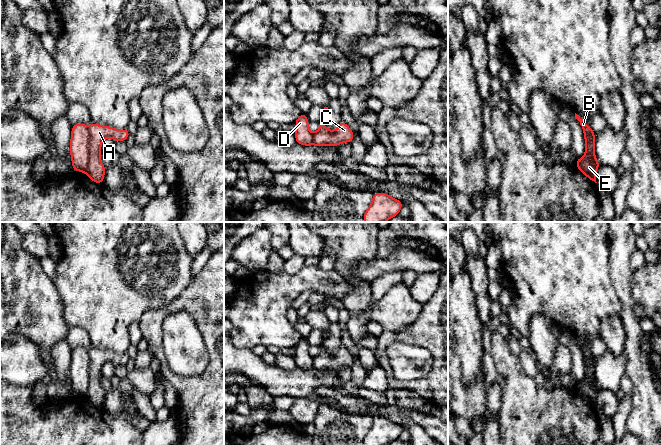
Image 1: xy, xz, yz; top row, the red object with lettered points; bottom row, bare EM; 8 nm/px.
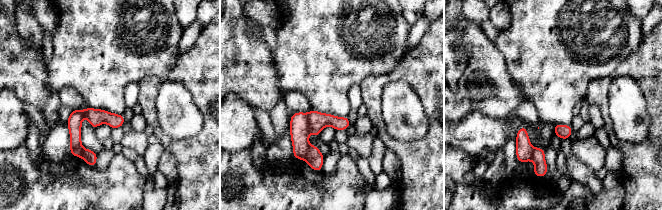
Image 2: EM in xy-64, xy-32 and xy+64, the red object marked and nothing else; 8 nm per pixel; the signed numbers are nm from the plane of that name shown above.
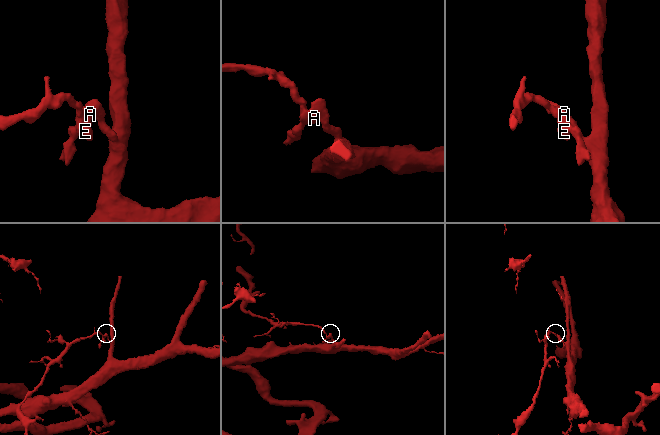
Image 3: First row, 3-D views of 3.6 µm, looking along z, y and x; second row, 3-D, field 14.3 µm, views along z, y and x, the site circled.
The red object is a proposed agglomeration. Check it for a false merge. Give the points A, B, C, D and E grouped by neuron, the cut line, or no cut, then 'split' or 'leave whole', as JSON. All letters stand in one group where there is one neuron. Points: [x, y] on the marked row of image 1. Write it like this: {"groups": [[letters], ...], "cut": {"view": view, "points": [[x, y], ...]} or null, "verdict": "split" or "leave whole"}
{"groups": [["A", "B", "C", "E"], ["D"]], "cut": {"view": "xy", "points": [[88, 127], [89, 159], [84, 172]]}, "verdict": "split"}

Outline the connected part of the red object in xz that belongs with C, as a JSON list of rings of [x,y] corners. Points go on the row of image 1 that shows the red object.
[[[341,120],[338,128],[334,131],[329,130],[322,122],[317,132],[313,134],[313,145],[315,146],[339,146],[344,142],[352,143],[354,133],[350,127]]]

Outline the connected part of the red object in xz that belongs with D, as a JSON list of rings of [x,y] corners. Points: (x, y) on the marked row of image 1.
[[[301,113],[295,121],[296,129],[294,131],[297,144],[303,146],[313,145],[313,133],[309,130],[309,120],[305,113]]]

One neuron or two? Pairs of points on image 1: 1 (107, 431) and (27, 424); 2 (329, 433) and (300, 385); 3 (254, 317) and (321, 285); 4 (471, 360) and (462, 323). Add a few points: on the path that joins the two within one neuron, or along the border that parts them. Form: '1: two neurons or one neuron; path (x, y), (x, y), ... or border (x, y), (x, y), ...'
1: one neuron; path (87, 431), (47, 431)
2: two neurons; border (322, 403), (328, 403), (332, 406)
3: one neuron; path (271, 300), (284, 288), (293, 285), (304, 285)
4: one neuron; path (470, 351), (468, 332)

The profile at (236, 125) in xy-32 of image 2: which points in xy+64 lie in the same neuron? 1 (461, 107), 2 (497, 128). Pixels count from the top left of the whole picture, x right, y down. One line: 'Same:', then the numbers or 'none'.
Same: 2

